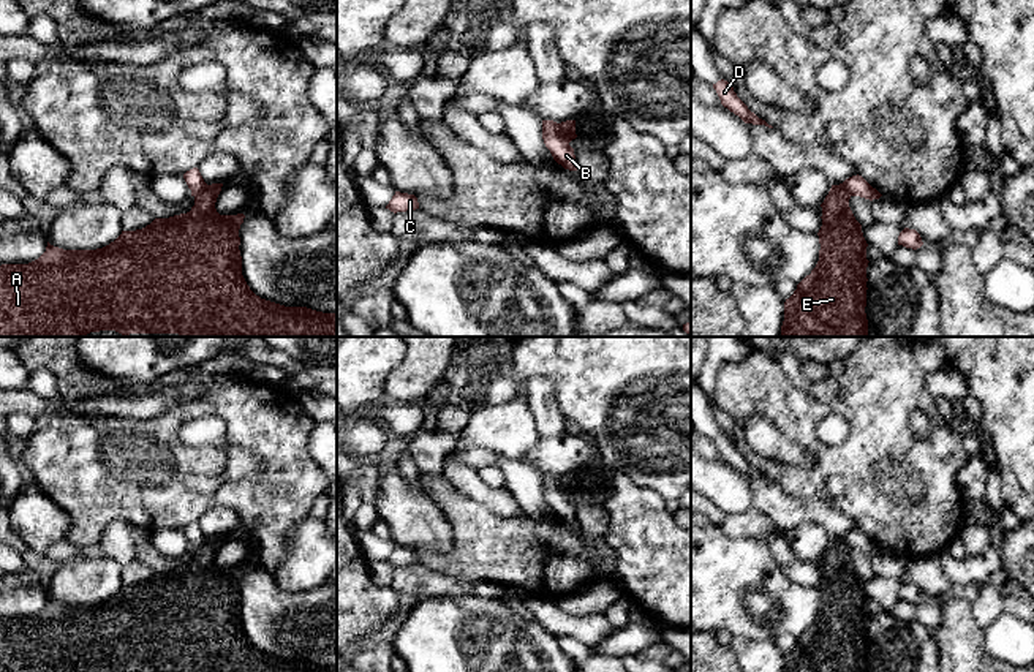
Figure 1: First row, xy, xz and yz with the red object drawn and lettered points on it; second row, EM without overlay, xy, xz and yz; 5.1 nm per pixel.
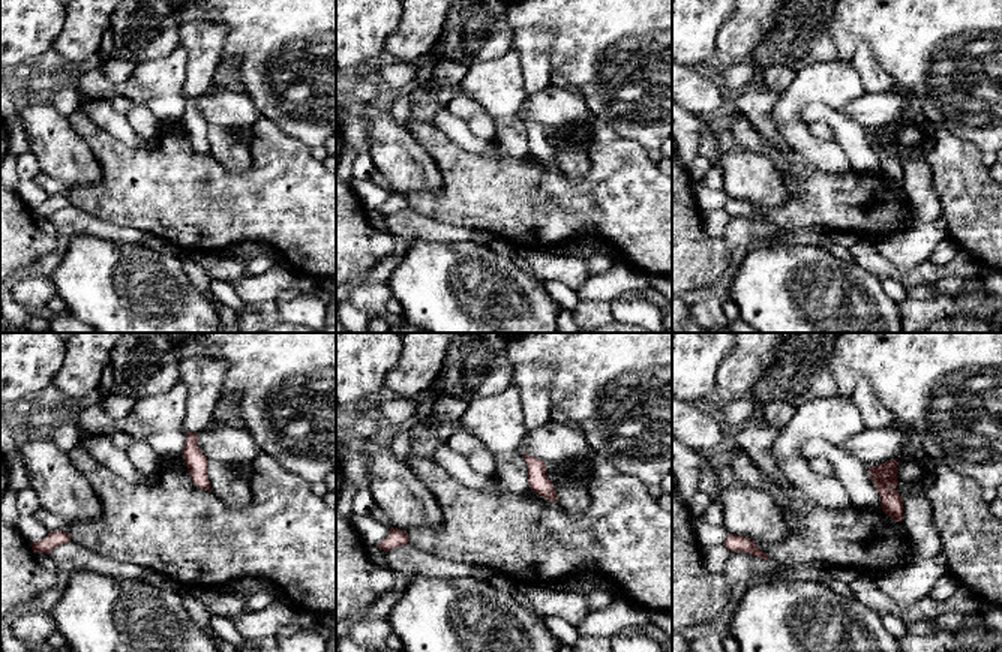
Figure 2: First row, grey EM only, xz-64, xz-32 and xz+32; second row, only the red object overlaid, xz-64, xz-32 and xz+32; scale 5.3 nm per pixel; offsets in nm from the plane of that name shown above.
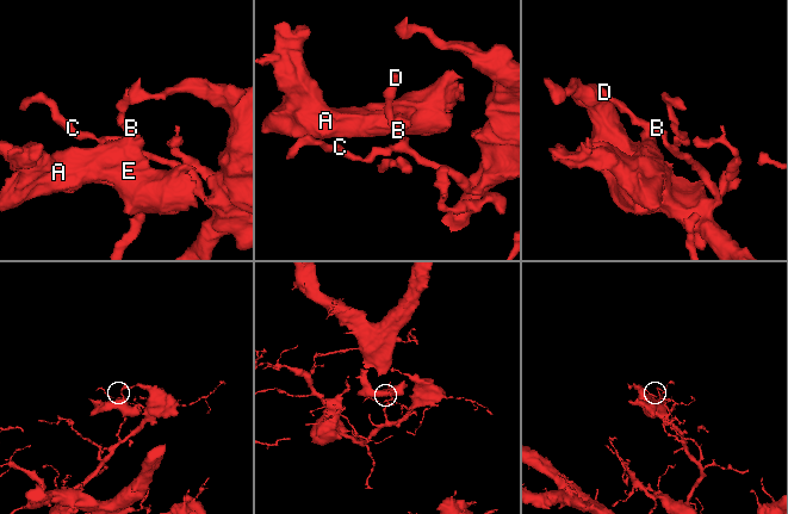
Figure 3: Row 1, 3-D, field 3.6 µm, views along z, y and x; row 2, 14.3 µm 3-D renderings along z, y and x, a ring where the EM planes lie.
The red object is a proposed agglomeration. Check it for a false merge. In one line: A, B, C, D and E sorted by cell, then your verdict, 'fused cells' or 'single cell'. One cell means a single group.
groups A E / B C D; fused cells

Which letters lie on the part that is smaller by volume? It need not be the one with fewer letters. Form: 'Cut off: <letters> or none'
Cut off: A, E

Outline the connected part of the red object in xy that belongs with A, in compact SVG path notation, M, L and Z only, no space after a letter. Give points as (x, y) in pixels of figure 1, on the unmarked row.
M223 538L207 539L198 550L190 566L169 572L155 572L136 585L122 585L109 599L96 604L63 604L47 596L46 606L28 618L0 620L0 672L337 672L337 667L323 667L307 661L285 661L256 650L242 629L239 583L245 569L220 569L215 563Z

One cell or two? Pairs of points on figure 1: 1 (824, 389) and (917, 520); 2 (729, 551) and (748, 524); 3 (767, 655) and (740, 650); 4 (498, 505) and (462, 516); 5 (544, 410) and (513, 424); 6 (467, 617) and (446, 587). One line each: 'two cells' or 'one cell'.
1: two cells
2: two cells
3: one cell
4: two cells
5: two cells
6: two cells

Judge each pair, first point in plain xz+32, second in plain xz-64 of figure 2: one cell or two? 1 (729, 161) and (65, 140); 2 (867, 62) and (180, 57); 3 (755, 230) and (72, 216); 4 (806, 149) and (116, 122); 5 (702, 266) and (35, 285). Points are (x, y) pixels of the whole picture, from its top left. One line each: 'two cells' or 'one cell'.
1: one cell
2: two cells
3: one cell
4: one cell
5: two cells

